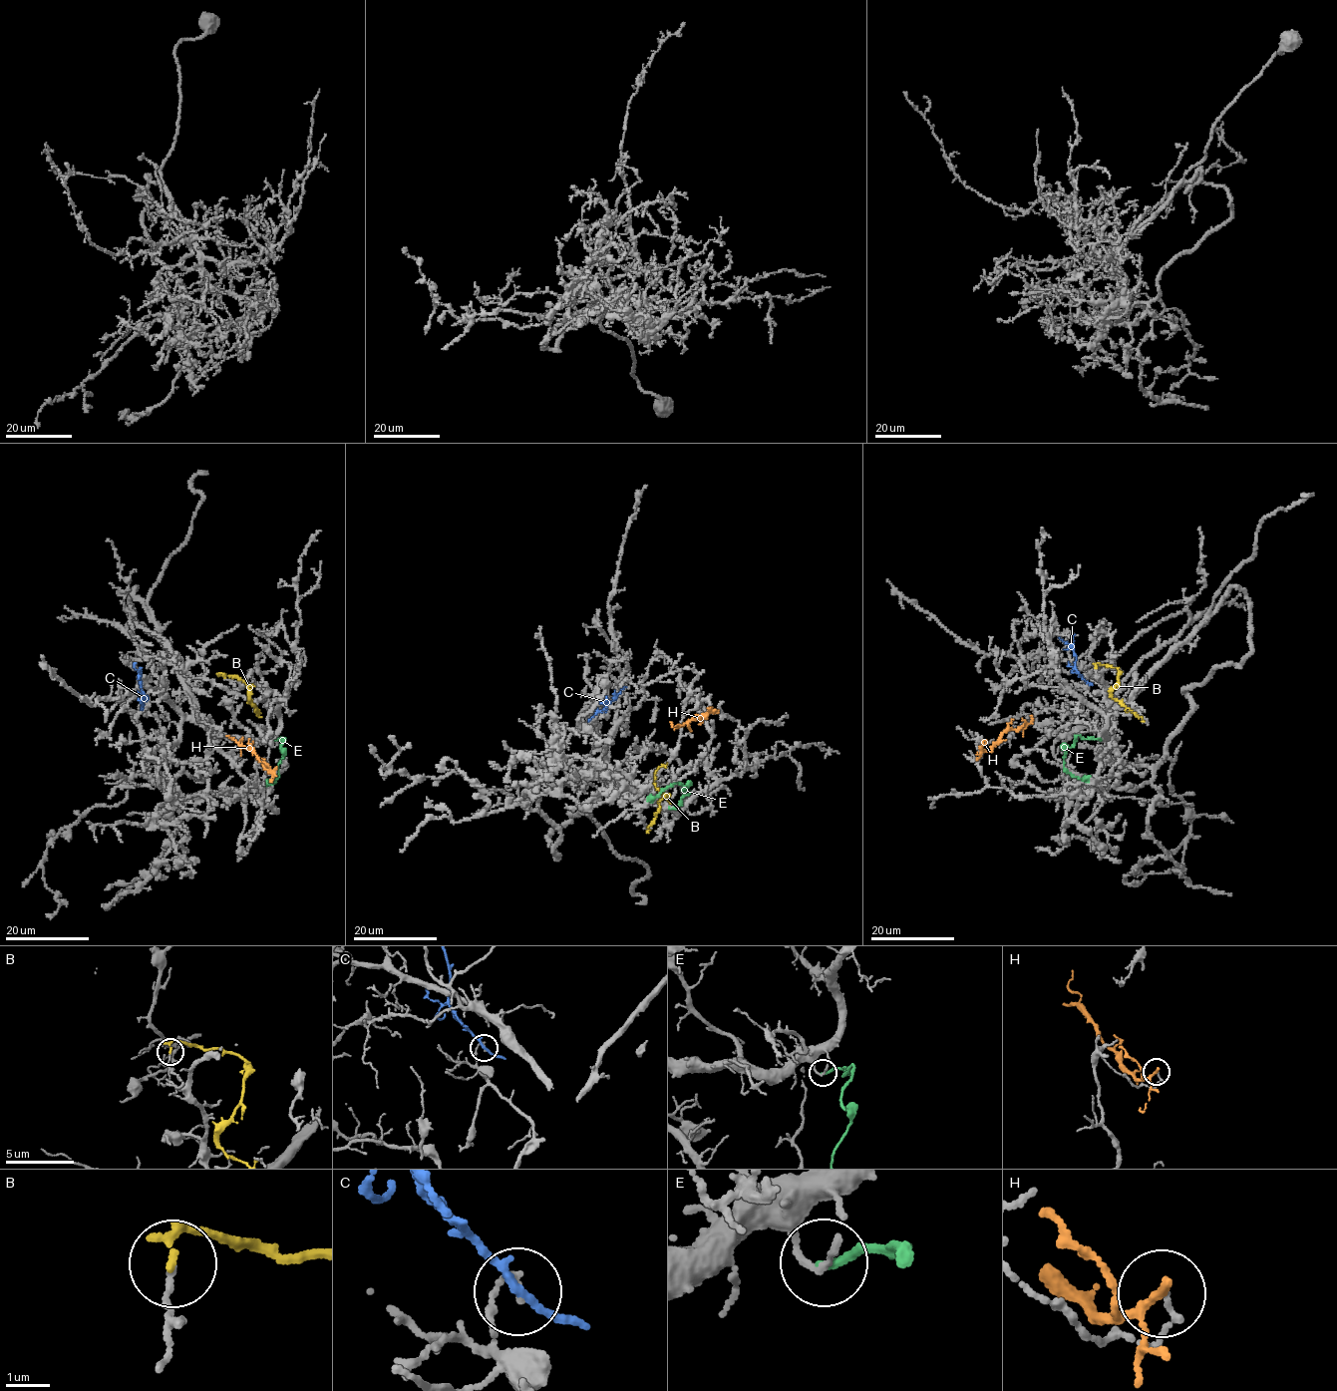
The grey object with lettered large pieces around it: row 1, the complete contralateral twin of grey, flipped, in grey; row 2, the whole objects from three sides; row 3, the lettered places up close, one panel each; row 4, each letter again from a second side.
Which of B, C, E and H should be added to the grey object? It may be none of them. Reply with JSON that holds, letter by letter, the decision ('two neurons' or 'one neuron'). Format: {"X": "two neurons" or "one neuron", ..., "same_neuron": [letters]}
{"B": "two neurons", "C": "two neurons", "E": "two neurons", "H": "two neurons", "same_neuron": []}

